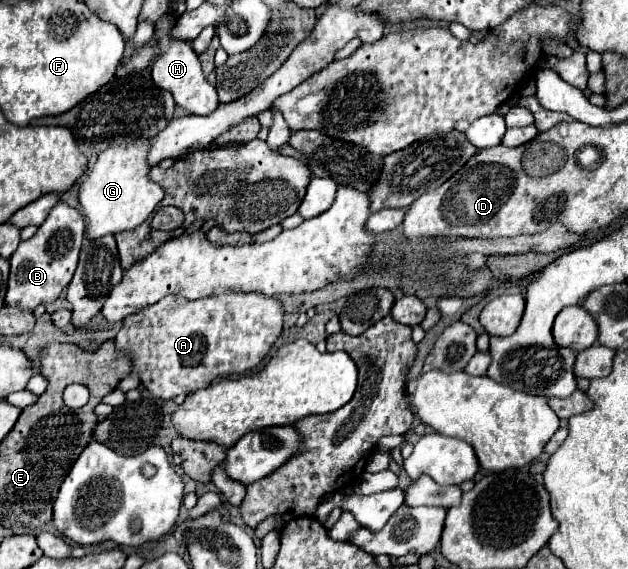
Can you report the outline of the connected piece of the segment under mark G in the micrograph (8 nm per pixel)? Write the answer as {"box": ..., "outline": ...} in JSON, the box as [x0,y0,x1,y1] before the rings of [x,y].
{"box":[79,140,163,240],"outline":[[[139,140],[131,146],[113,146],[99,154],[93,170],[79,184],[79,204],[85,216],[87,240],[99,240],[107,234],[133,230],[143,224],[163,198],[159,184],[147,180],[147,142]]]}

